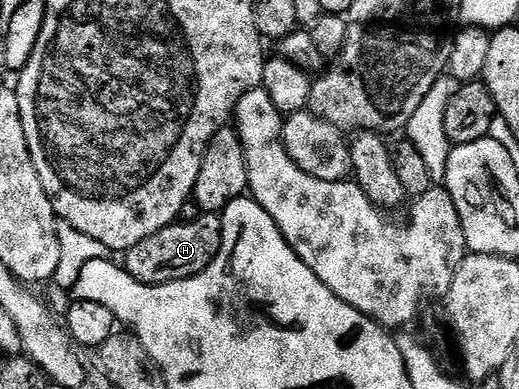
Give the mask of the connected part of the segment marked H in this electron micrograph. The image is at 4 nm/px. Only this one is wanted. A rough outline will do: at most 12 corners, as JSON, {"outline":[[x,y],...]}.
{"outline":[[202,212],[124,253],[141,284],[200,274],[222,245],[222,218]]}

